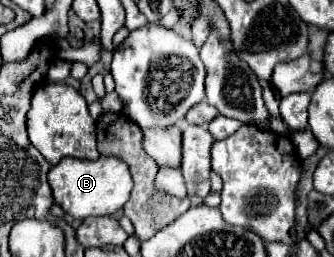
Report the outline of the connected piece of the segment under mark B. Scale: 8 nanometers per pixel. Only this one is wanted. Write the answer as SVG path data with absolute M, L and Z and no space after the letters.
M63 158L49 170L49 186L53 190L55 204L59 204L69 216L85 220L89 216L113 216L129 200L133 180L129 168L119 158L99 158L95 162L79 158Z

